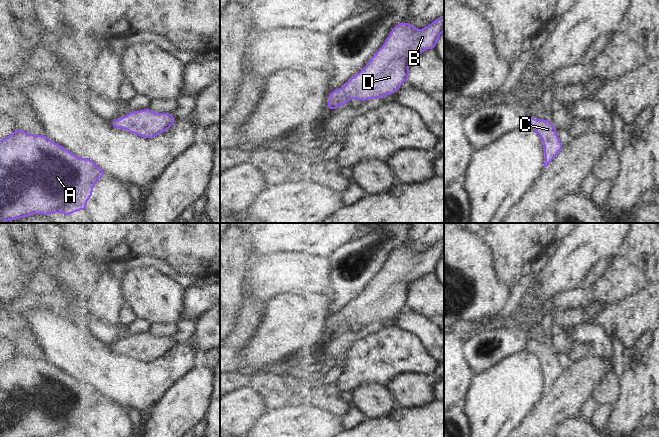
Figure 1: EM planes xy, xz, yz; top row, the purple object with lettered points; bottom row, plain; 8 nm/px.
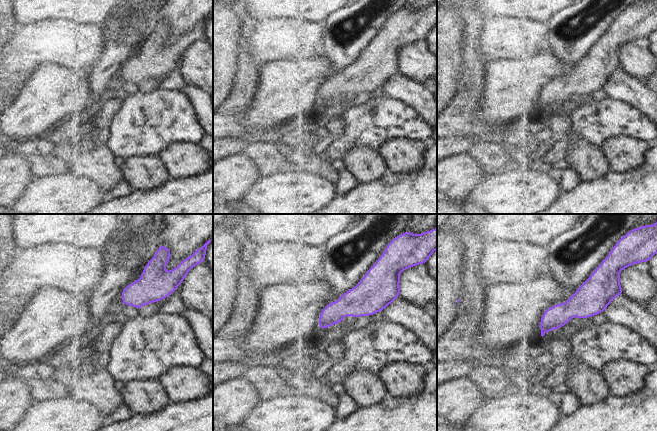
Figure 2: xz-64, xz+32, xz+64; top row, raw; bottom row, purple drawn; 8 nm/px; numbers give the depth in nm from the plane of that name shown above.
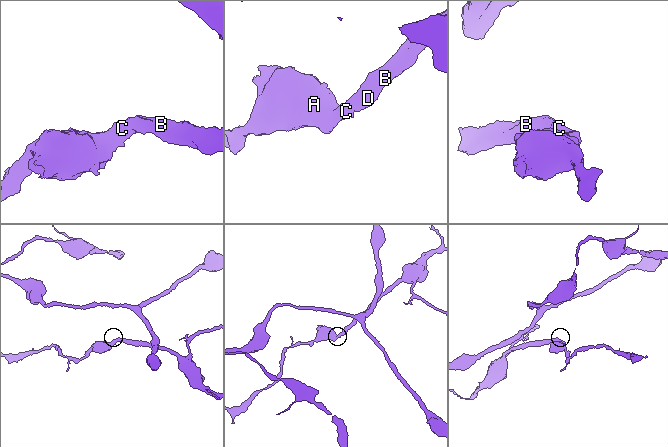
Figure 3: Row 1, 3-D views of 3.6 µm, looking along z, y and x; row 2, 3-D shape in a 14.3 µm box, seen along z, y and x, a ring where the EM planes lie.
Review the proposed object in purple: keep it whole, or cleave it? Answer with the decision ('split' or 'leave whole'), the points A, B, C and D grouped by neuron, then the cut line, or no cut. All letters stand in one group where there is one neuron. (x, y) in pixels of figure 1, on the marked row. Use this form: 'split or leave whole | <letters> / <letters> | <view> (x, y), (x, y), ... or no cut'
leave whole | A B C D | no cut

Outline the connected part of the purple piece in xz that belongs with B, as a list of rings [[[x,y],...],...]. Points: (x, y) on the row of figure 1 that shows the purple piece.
[[[444,16],[418,30],[413,24],[397,24],[367,65],[345,86],[330,92],[328,110],[347,105],[350,98],[362,102],[397,92],[409,80],[410,62],[428,49],[435,49],[444,32]]]

